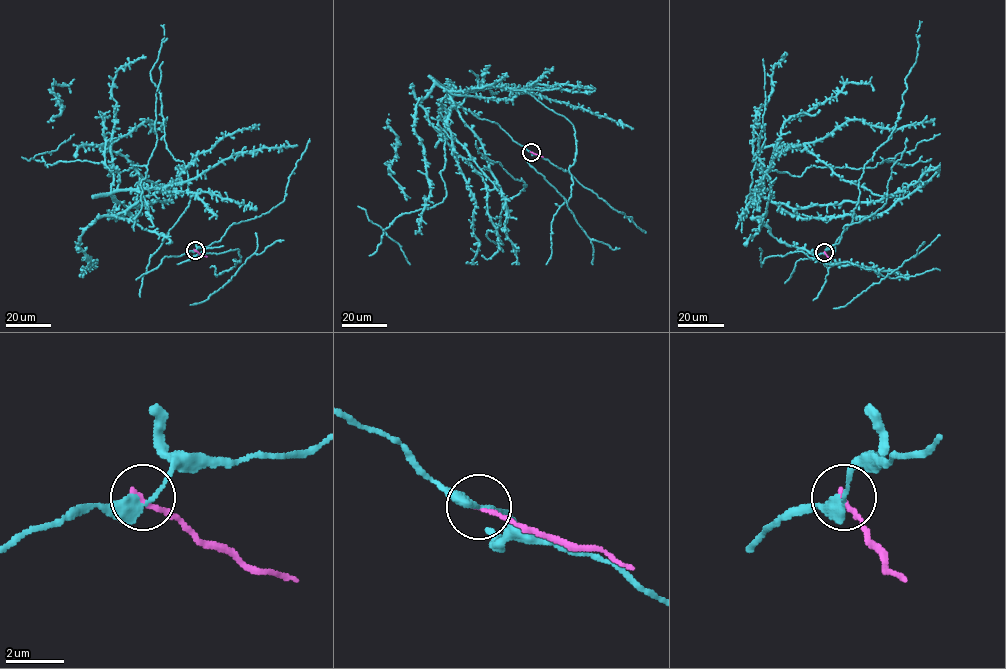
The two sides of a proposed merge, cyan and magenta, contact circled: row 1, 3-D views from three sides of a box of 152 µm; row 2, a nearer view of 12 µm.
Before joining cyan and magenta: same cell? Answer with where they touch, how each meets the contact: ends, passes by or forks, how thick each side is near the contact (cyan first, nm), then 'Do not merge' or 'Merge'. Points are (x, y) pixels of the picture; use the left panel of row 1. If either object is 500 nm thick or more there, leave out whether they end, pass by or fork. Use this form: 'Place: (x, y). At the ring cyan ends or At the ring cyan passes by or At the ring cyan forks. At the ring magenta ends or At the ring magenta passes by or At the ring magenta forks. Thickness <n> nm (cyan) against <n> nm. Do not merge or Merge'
Place: (195, 250). At the ring cyan passes by. At the ring magenta ends. Thickness 320 nm (cyan) against 180 nm. Do not merge

